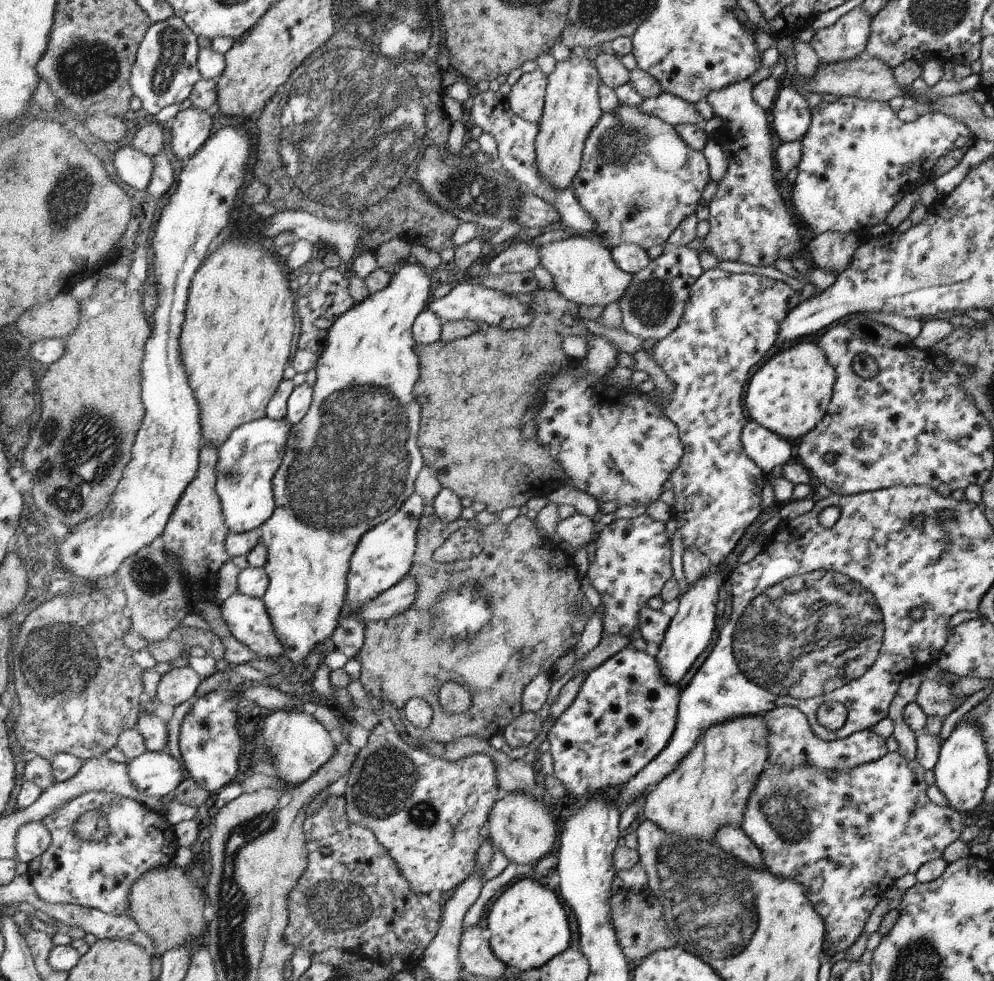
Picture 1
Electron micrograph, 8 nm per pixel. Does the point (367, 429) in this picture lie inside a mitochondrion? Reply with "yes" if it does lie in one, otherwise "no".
yes

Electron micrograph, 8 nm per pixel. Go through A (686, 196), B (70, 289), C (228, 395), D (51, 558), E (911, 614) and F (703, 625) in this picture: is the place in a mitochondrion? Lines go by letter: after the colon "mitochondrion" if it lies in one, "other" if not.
A: other
B: other
C: other
D: other
E: other
F: other

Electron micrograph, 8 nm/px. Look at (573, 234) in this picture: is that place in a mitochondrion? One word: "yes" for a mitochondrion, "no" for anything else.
no

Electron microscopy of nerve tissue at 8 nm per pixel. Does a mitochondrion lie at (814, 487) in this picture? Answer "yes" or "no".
no

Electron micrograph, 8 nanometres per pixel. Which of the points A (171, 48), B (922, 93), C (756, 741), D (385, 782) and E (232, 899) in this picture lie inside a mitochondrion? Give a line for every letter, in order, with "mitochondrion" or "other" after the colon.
A: mitochondrion
B: other
C: mitochondrion
D: mitochondrion
E: mitochondrion

